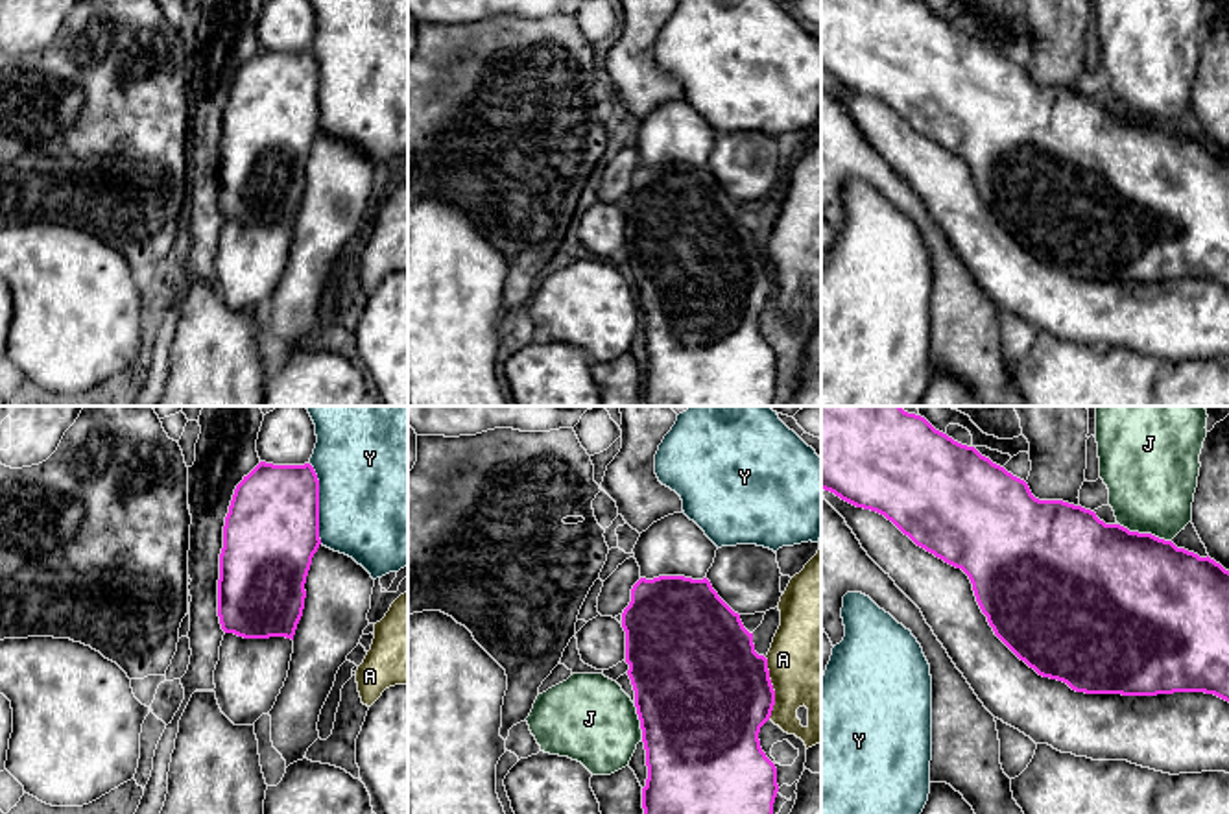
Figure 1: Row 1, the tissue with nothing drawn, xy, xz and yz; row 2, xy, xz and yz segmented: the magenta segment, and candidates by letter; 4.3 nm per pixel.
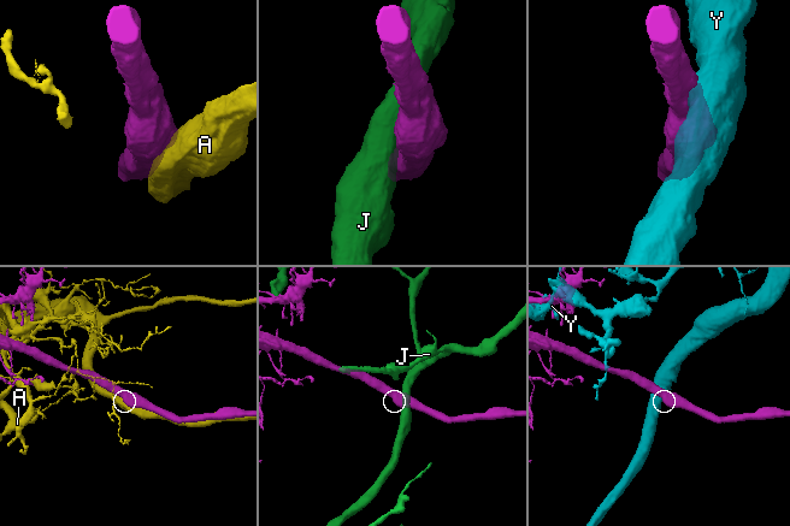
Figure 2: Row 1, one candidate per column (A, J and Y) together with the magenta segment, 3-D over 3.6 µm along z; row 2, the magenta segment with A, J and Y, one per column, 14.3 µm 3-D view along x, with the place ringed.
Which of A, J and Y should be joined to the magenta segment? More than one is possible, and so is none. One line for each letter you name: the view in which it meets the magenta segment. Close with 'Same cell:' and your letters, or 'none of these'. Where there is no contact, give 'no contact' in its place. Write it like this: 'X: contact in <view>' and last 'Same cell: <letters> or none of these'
Same cell: none of these

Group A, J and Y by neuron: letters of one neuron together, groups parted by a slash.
A / J / Y

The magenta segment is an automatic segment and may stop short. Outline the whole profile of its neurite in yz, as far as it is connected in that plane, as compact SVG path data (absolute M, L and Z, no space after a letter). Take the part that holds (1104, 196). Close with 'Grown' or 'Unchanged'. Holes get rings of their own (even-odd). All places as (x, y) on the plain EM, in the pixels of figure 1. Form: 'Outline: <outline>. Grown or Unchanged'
Outline: M821 0L821 81L845 105L867 142L921 196L926 210L984 293L1035 330L1092 347L1128 347L1179 362L1229 360L1229 157L1151 120L1105 111L1094 98L1063 87L1039 87L1028 70L936 17L915 0Z. Grown

